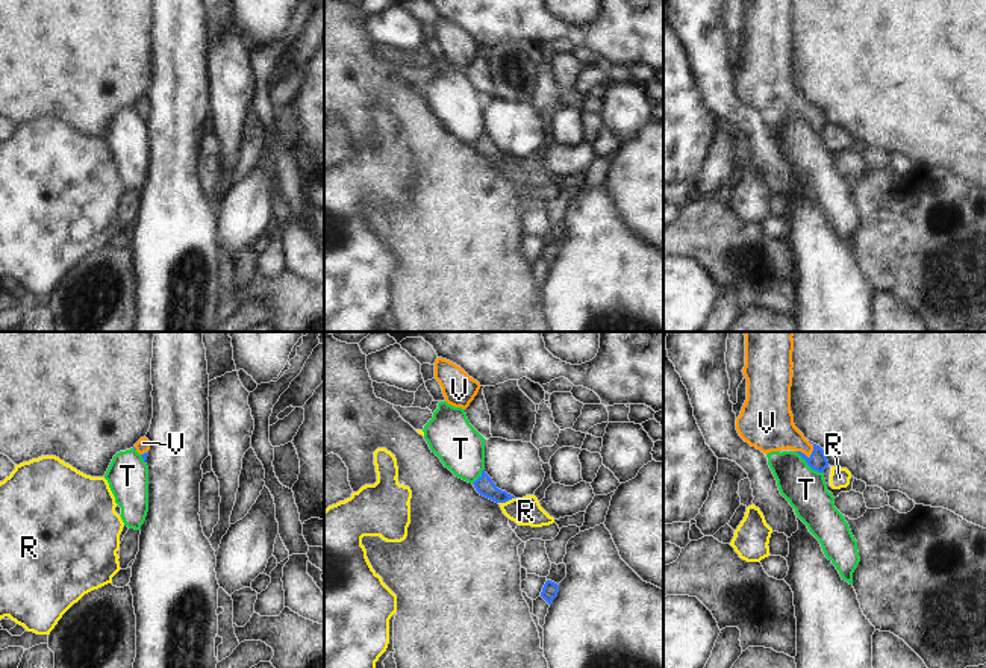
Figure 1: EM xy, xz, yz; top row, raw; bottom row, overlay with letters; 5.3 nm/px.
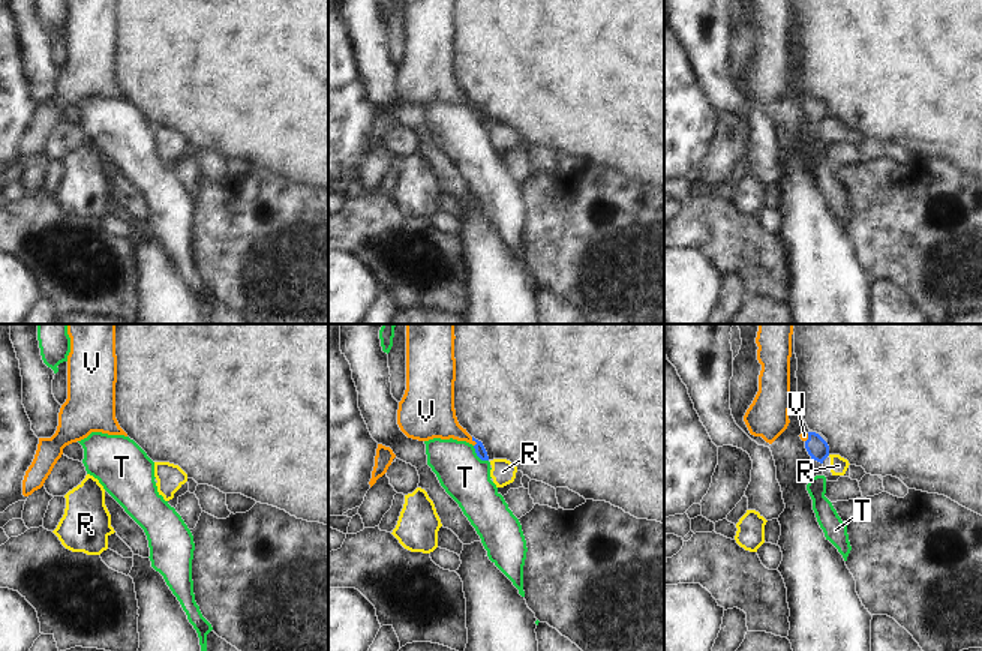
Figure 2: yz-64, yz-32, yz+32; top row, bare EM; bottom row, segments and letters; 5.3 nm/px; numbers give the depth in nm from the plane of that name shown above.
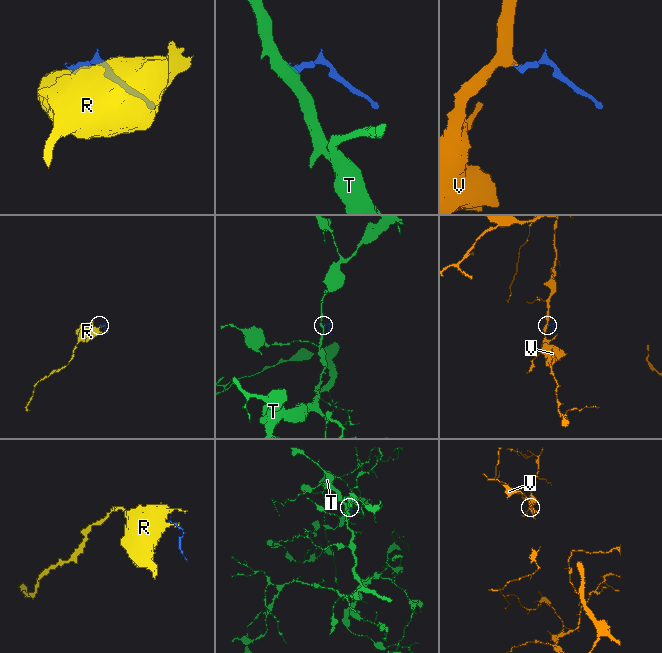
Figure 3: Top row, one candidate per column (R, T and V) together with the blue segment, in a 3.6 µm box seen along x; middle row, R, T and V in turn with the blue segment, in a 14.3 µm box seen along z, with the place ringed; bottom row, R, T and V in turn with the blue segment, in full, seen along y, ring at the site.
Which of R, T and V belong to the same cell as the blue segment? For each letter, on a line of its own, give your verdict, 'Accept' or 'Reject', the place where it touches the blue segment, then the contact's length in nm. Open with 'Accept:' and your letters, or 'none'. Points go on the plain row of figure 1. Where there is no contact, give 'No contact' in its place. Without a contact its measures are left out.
Accept: V
R: Reject. Touches blue at xz (506, 161). Shared border 90 nm
T: Reject. Touches blue at yz (809, 126). Shared border 190 nm
V: Accept. Touches blue at yz (806, 117). Shared border 100 nm

